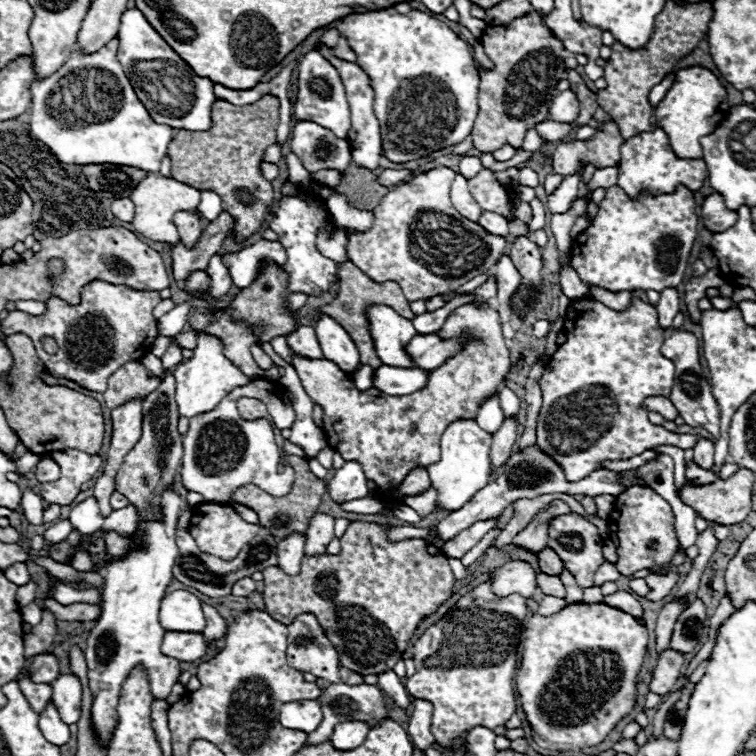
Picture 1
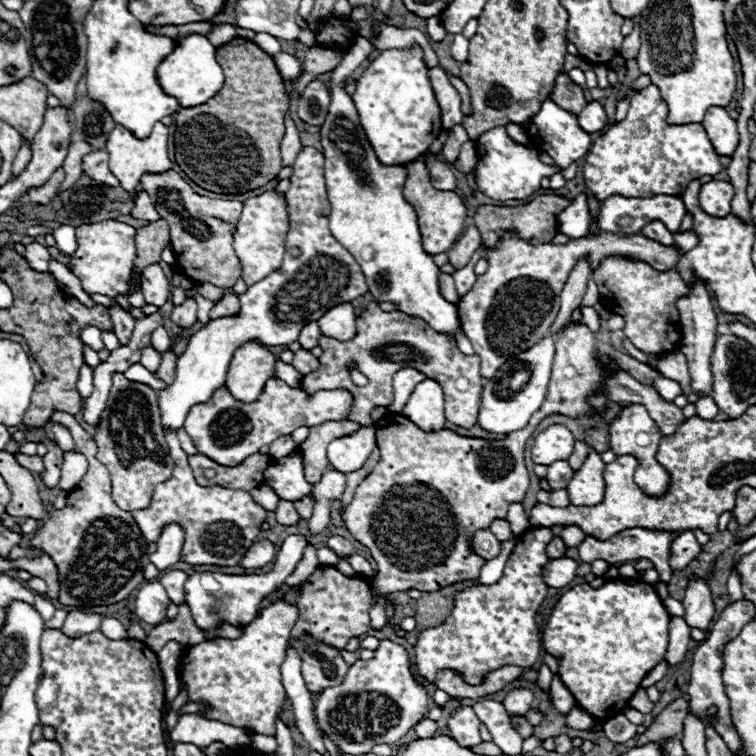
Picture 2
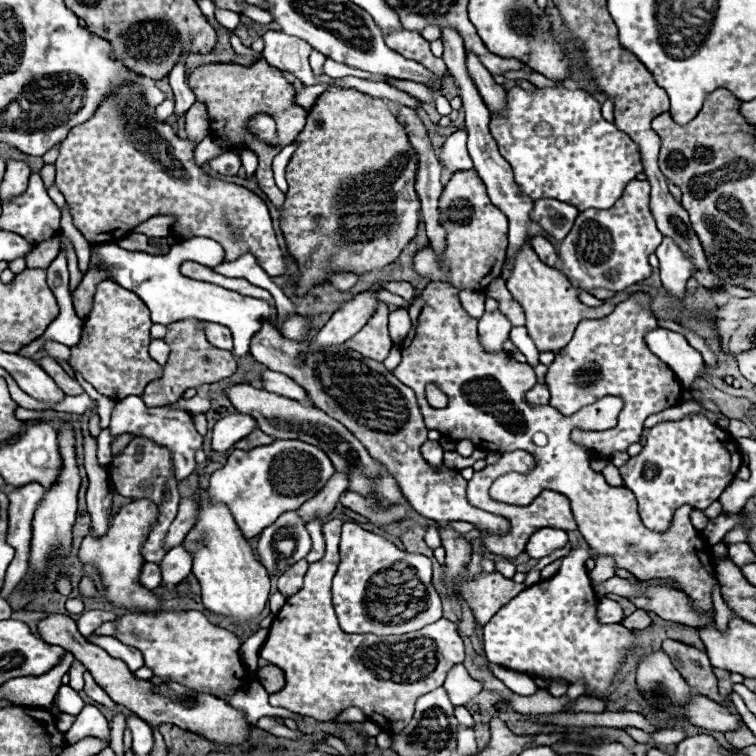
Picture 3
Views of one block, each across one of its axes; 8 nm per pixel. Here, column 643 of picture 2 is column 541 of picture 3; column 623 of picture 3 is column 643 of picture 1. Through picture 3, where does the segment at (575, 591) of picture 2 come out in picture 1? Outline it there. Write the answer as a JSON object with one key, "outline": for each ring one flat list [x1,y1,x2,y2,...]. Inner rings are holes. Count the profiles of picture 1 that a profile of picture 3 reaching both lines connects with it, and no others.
{"outline":[[568,604,554,616,534,614,528,622,522,662,516,672,516,690,526,720,532,726,532,738,548,750,582,750,600,744,612,728,634,710,638,672,648,648,648,630,638,620,608,604]]}

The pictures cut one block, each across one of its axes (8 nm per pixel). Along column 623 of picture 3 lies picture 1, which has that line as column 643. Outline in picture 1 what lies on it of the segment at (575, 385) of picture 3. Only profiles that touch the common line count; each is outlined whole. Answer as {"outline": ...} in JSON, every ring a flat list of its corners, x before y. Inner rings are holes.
{"outline":[[592,298,572,300,566,316,564,316,564,332,566,342,558,348,558,352,550,358,542,378,542,408,538,414,538,446,550,454,566,472,566,480,576,482,590,472,602,468,604,460,628,460,632,456,642,454,644,450,658,446,676,446,676,448,692,448,697,436,691,434,674,434,666,428,654,426,648,420,648,410,640,404,648,396,670,396,674,382,674,364,672,360,660,354,660,346,666,340,668,332,660,328,656,308,640,298,632,298,628,310,616,312]]}

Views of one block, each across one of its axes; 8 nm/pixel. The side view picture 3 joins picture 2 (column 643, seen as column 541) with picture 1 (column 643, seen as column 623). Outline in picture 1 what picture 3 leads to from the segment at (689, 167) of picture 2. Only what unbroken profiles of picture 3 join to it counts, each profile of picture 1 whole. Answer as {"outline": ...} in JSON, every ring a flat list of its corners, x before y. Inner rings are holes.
{"outline":[[656,128,652,132,642,132,632,136,630,140,624,142,622,146,622,154,620,154,620,162,618,162,618,186,630,196,638,196,642,192,646,194,658,194,658,192,676,192,678,184,690,188,692,192,696,192,698,188,704,186,704,180,708,176,706,172,706,164,702,158,694,160,694,158,678,158,670,144,668,144,668,136,662,128]]}

